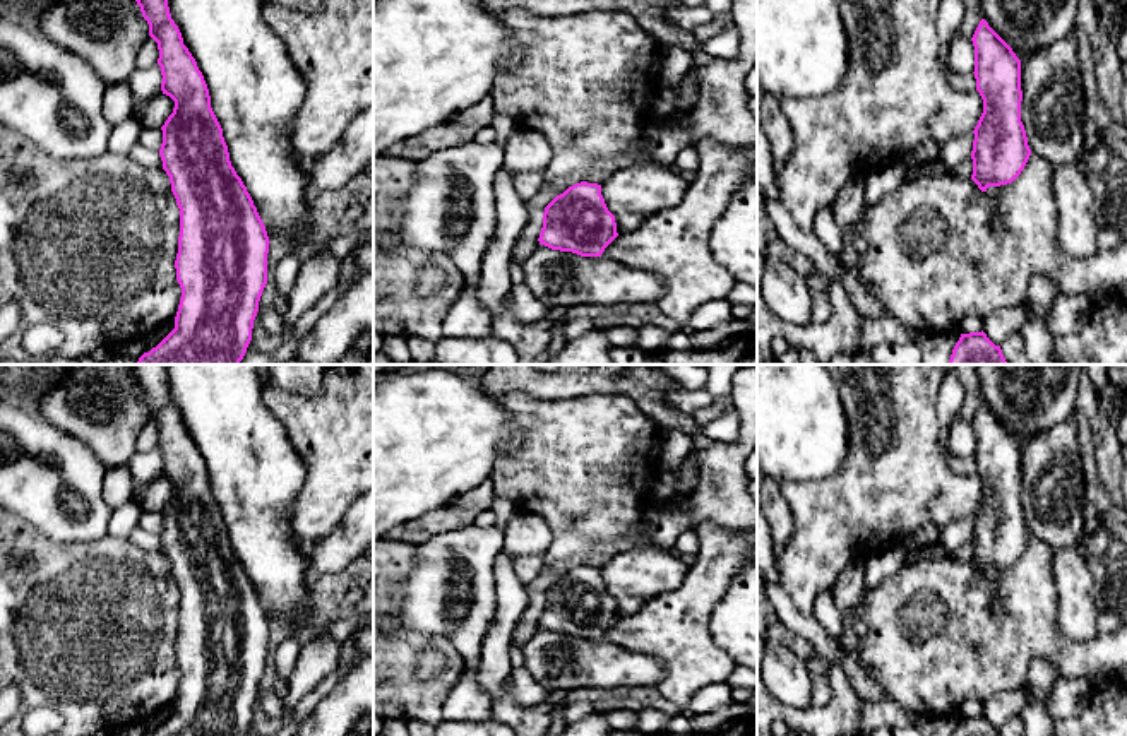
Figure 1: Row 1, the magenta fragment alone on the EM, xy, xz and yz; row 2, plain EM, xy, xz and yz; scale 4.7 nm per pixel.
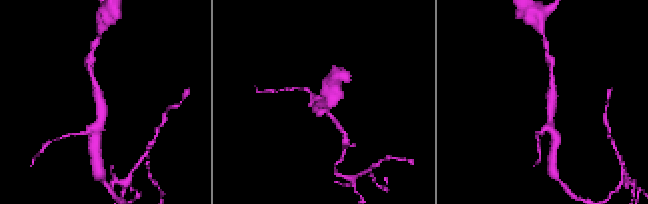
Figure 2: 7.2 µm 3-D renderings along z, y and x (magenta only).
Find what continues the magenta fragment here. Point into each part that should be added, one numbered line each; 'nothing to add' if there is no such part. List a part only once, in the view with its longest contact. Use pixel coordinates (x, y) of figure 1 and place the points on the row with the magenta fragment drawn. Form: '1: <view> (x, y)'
nothing to add

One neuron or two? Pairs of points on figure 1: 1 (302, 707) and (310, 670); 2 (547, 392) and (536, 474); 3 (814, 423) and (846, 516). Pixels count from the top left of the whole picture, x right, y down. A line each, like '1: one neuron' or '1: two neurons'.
1: two neurons
2: two neurons
3: two neurons

